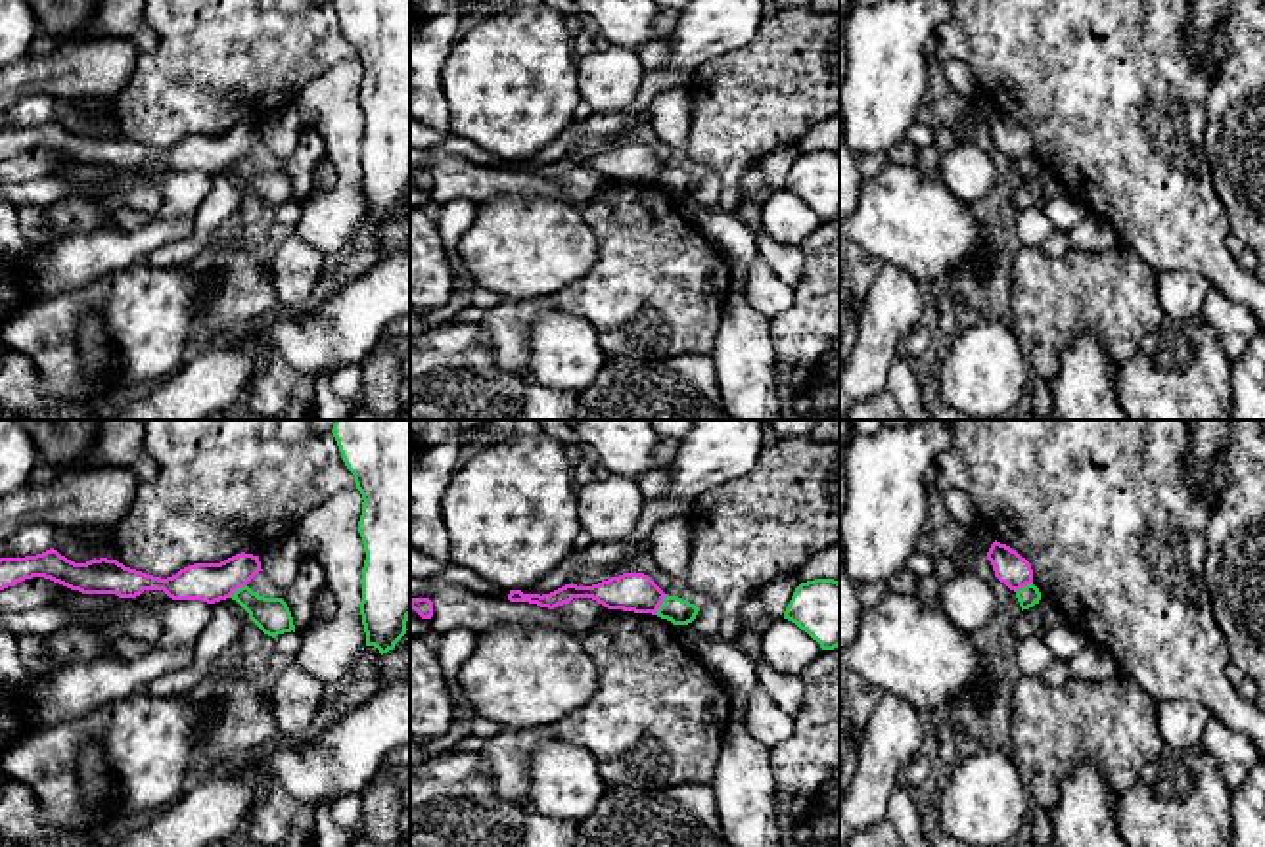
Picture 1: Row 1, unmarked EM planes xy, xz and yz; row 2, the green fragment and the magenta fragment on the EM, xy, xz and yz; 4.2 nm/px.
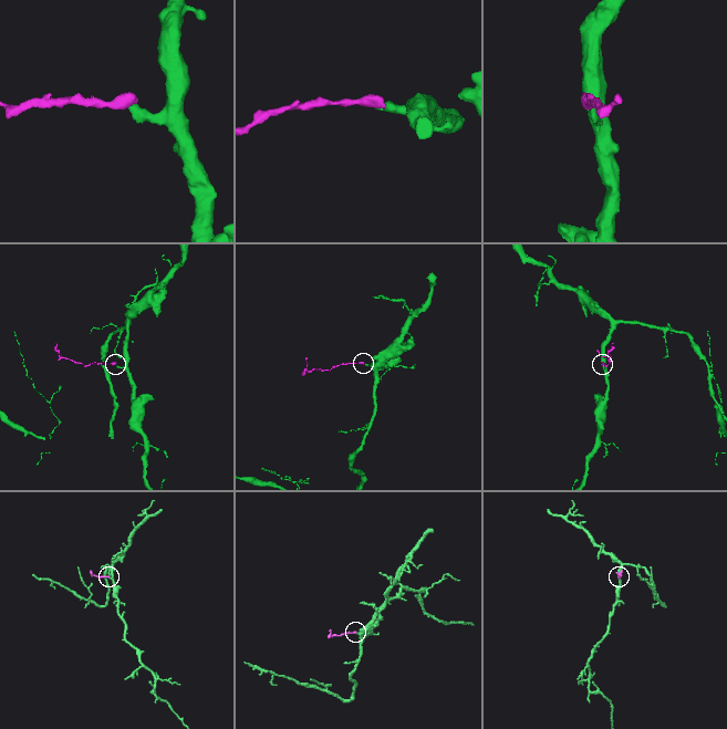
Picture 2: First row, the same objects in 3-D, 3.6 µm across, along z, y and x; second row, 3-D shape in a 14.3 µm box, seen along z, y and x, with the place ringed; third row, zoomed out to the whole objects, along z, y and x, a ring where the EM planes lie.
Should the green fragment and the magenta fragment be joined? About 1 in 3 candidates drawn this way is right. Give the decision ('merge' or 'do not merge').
do not merge

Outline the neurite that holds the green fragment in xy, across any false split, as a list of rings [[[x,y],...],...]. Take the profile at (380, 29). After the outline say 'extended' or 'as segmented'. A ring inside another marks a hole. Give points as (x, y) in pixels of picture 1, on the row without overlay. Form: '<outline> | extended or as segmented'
[[[332,0],[332,4],[364,71],[358,92],[366,123],[360,186],[366,217],[378,218],[383,226],[406,205],[406,192],[410,188],[410,0]]] | as segmented

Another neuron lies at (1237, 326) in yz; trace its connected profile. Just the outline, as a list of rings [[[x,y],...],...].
[[[1209,289],[1200,318],[1219,332],[1219,341],[1230,360],[1240,358],[1248,343],[1259,333],[1255,316],[1240,303]]]

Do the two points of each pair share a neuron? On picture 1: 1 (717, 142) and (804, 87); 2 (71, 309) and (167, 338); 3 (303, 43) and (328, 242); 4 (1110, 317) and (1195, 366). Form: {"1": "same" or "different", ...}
{"1": "same", "2": "same", "3": "different", "4": "different"}

